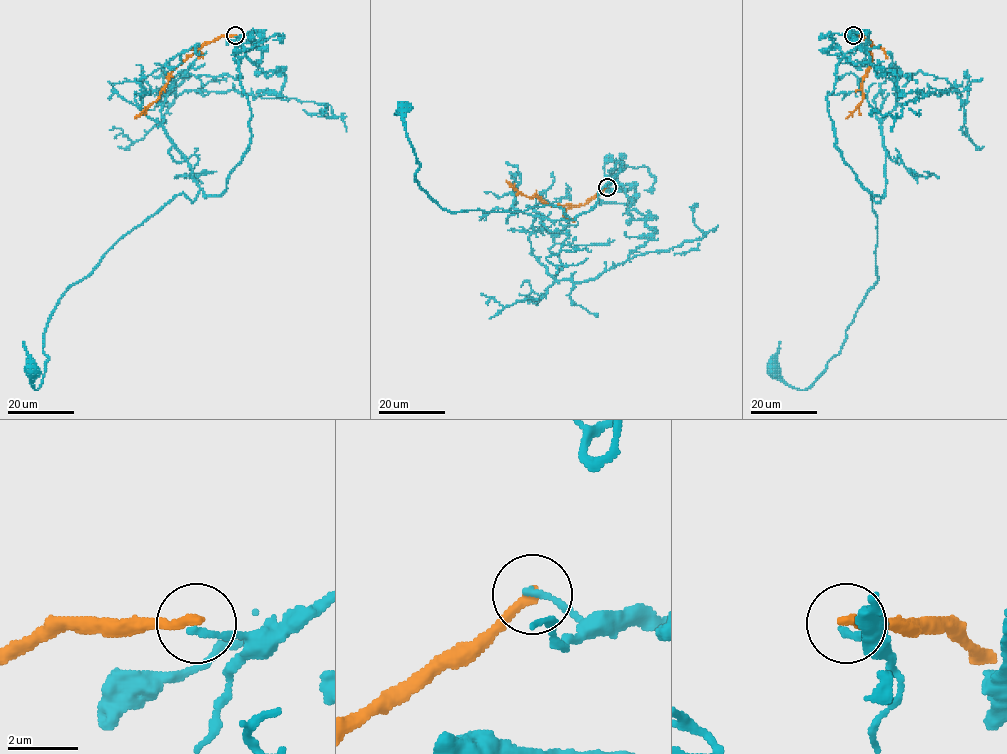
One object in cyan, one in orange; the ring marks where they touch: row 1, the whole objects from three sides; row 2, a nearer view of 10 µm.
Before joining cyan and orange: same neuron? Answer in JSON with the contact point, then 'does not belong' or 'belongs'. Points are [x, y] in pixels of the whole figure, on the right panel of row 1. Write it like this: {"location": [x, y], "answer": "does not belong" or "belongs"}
{"location": [853, 35], "answer": "does not belong"}

